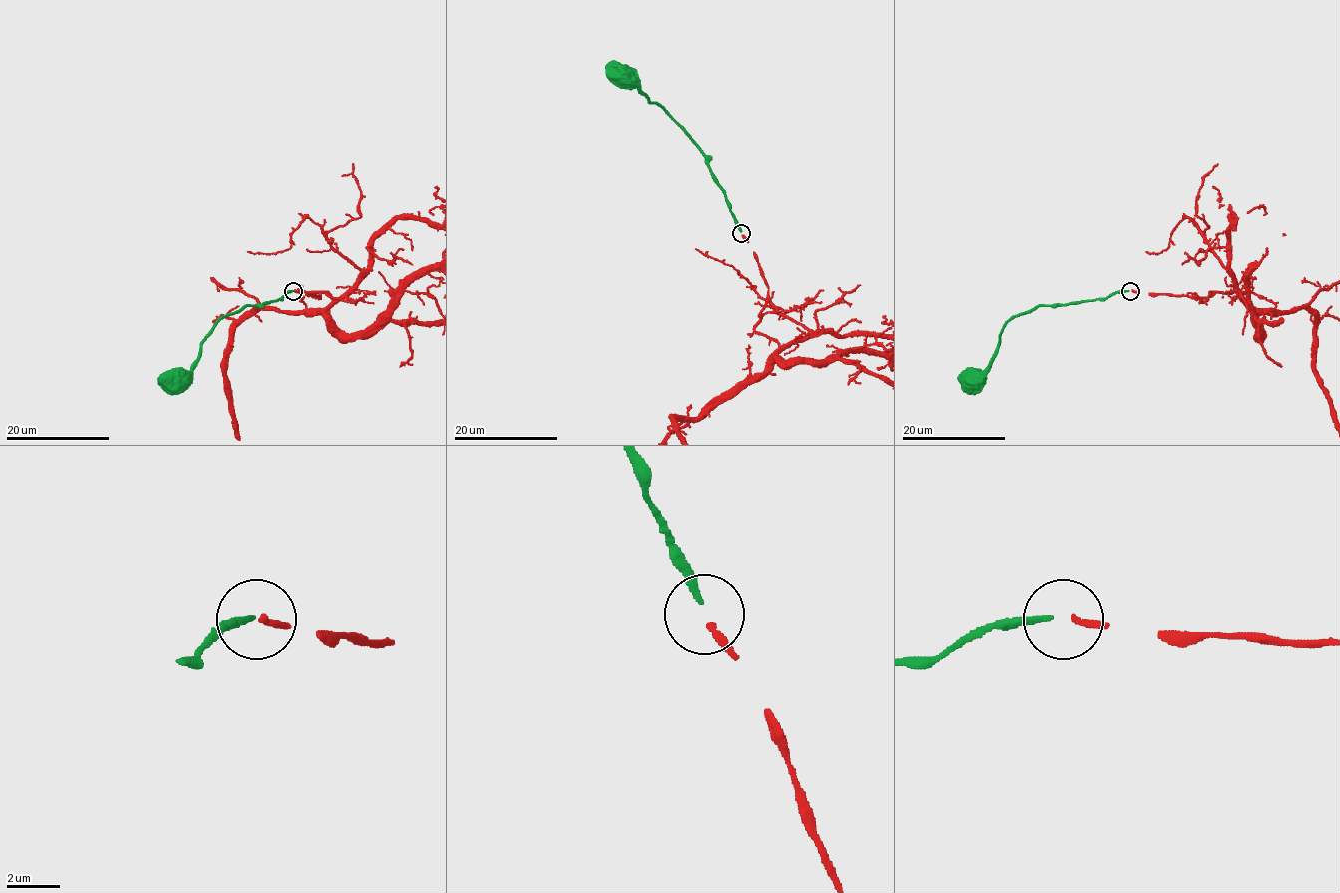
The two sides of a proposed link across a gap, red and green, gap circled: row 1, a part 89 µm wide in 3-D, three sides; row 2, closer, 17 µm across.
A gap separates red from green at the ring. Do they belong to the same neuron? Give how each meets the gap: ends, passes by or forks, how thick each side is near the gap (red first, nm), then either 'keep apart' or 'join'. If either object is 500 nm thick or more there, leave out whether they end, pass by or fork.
red ends; green ends; calibres 240 and 240 nm; join

